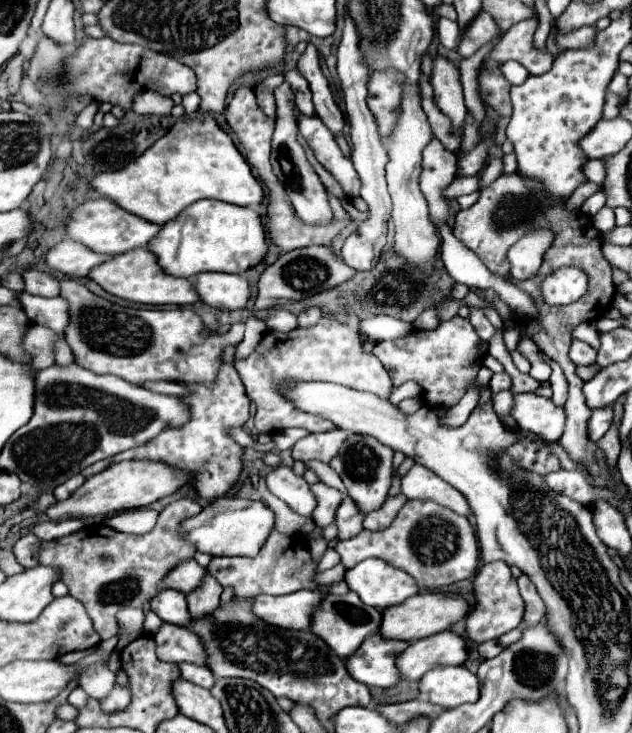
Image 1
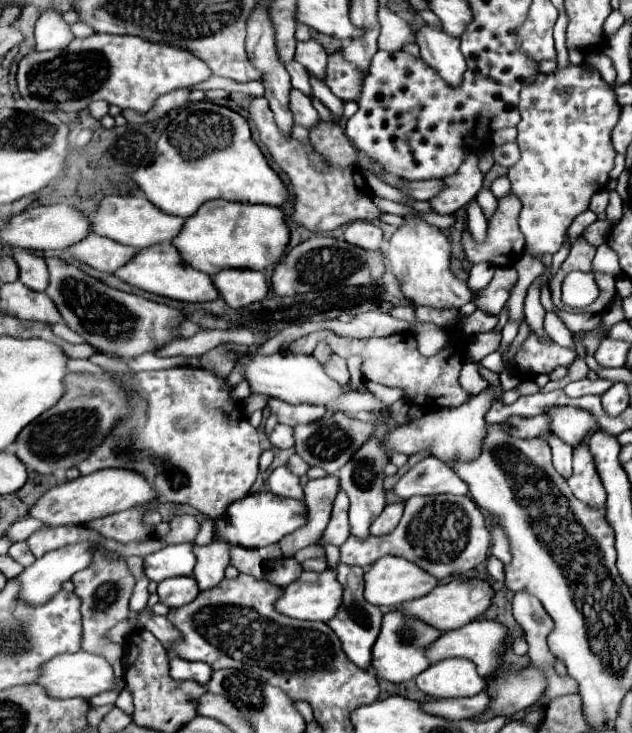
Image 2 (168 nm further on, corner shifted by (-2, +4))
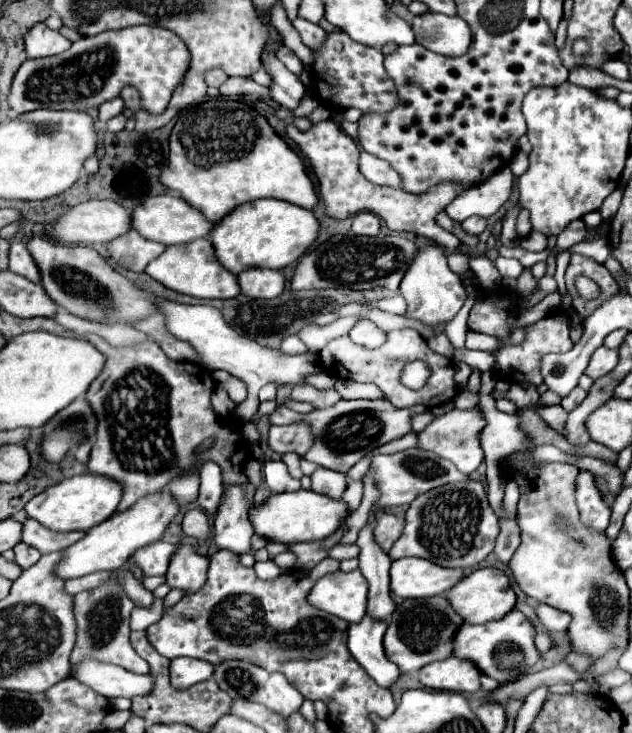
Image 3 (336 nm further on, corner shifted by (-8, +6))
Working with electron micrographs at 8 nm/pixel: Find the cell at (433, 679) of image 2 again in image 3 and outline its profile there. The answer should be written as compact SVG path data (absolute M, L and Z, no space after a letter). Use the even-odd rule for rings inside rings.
M448 657L438 663L430 663L418 671L418 679L424 687L436 691L476 693L480 691L480 671L474 663Z

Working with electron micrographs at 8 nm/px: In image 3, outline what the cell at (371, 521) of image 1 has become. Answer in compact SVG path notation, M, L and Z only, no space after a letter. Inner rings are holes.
M378 511L378 523L376 523L376 529L374 529L374 537L386 553L390 551L390 547L394 545L394 541L402 533L402 529L404 529L404 519L402 517Z

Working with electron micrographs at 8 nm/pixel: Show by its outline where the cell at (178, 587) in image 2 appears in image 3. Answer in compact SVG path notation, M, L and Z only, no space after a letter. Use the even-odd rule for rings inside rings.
M180 545L176 559L172 559L166 571L166 583L170 589L180 589L184 593L196 593L204 587L208 573L208 557L196 553L190 545Z

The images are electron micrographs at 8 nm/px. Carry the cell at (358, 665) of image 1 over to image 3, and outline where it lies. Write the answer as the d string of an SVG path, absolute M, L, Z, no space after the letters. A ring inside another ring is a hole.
M430 597L430 599L408 599L402 601L396 611L390 617L388 631L384 635L384 649L386 657L392 659L392 663L398 665L400 673L418 671L428 663L434 663L442 657L452 655L452 639L462 625L460 615L448 607L448 601L444 597ZM430 657L430 659L428 659ZM438 657L438 659L432 659Z

